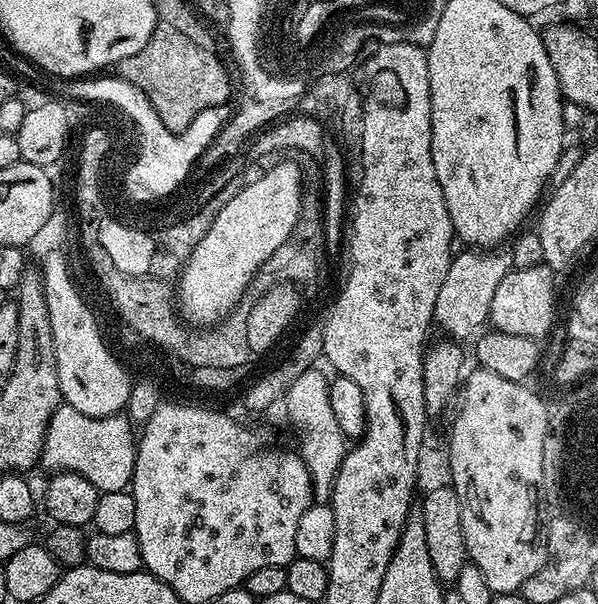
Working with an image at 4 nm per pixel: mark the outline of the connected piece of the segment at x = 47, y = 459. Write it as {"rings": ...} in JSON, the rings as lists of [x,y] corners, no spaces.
{"rings":[[[61,403],[54,410],[54,414],[48,423],[44,449],[40,454],[40,464],[49,468],[49,473],[77,472],[86,482],[90,482],[101,492],[123,492],[131,485],[132,475],[136,469],[136,445],[138,443],[137,433],[132,433],[133,421],[127,415],[117,414],[115,416],[103,416],[94,418],[82,414],[82,410],[74,410],[74,406]]]}

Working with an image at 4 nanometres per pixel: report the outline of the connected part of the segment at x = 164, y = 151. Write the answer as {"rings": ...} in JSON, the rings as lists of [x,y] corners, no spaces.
{"rings":[[[124,80],[124,88],[116,88],[116,92],[112,92],[112,96],[88,96],[84,100],[88,104],[97,104],[100,106],[107,106],[111,109],[116,109],[122,106],[126,112],[130,112],[136,122],[142,126],[146,138],[148,138],[148,146],[146,154],[138,160],[138,164],[132,168],[130,178],[128,178],[128,190],[132,196],[136,198],[154,198],[160,194],[166,194],[170,188],[174,188],[174,184],[182,178],[190,160],[198,154],[198,152],[208,149],[212,140],[217,136],[222,127],[225,126],[233,113],[233,107],[227,104],[219,104],[218,106],[208,107],[202,110],[191,123],[191,126],[185,132],[175,133],[163,125],[162,120],[158,116],[158,112],[150,105],[150,100],[146,98],[142,90],[138,90],[130,82]]]}

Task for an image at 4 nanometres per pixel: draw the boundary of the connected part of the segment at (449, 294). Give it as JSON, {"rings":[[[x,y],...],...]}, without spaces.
{"rings":[[[507,247],[464,251],[468,252],[457,251],[453,255],[450,270],[446,270],[446,278],[442,281],[442,290],[438,290],[438,302],[434,302],[432,315],[433,321],[448,328],[447,335],[457,342],[464,342],[467,336],[475,337],[489,323],[490,302],[498,290],[498,282],[502,282],[513,269],[512,254]]]}

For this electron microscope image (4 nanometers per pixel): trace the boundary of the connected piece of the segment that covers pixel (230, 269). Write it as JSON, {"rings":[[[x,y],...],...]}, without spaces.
{"rings":[[[276,162],[271,169],[262,172],[258,182],[246,186],[218,211],[213,224],[185,262],[178,279],[178,308],[187,321],[192,320],[194,322],[190,321],[191,323],[200,326],[214,326],[238,307],[248,283],[255,278],[256,271],[265,267],[267,259],[274,254],[278,246],[282,246],[282,242],[286,242],[287,236],[294,229],[300,210],[301,171],[299,163],[296,165]]]}

